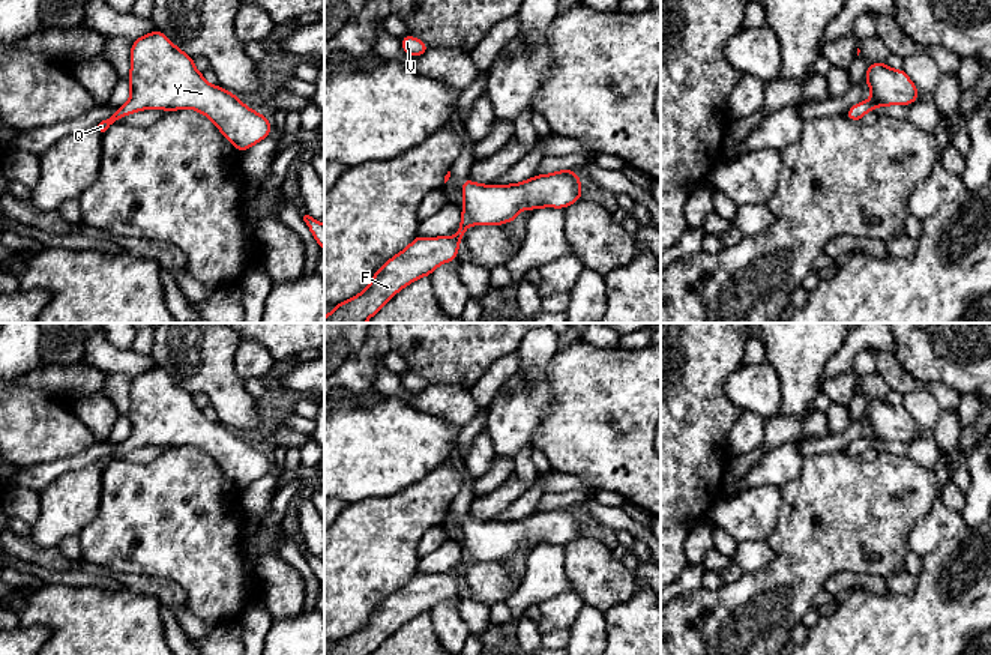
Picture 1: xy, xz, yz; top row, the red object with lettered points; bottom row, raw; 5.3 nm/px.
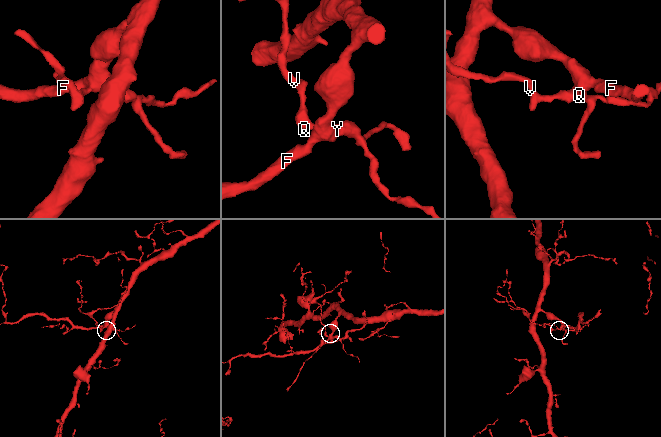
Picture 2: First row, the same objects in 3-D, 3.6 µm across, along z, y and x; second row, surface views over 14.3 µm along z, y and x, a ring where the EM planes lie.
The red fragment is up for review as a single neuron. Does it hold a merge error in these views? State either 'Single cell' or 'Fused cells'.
Single cell

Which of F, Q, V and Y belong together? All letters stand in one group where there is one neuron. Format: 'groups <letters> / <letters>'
groups F Q V Y

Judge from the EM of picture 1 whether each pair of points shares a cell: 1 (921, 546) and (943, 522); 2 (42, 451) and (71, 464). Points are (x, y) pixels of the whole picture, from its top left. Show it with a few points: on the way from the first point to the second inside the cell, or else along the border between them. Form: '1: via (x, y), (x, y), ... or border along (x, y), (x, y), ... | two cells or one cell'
1: via (925, 540), (937, 528) | one cell
2: border along (93, 445), (72, 455), (38, 461), (26, 467) | two cells

